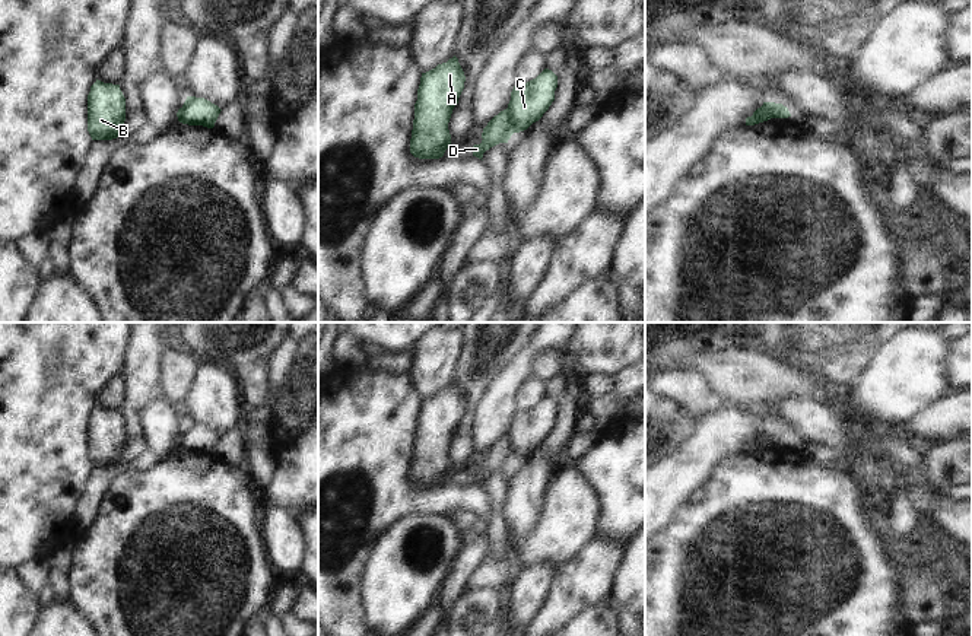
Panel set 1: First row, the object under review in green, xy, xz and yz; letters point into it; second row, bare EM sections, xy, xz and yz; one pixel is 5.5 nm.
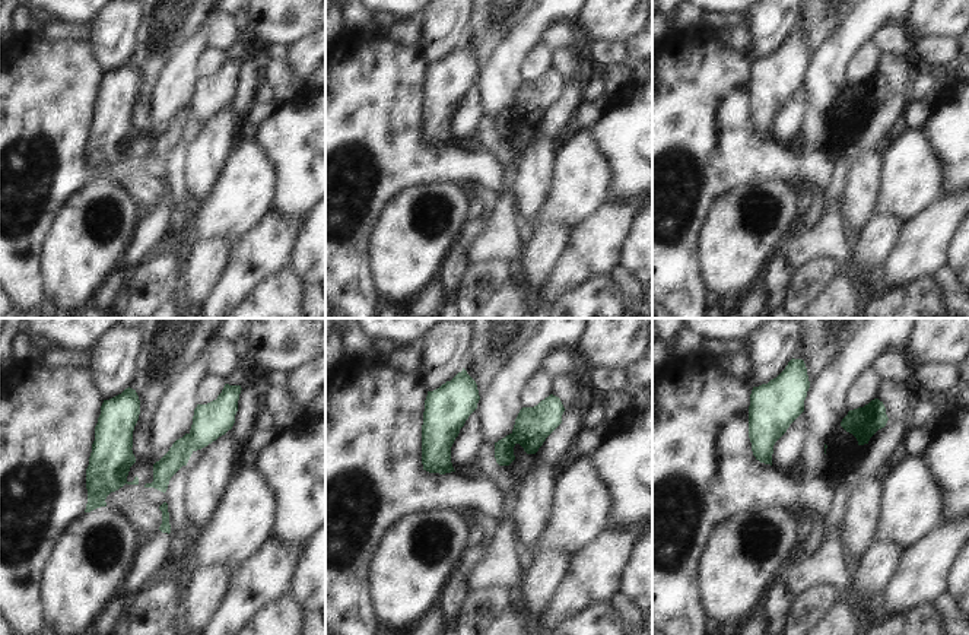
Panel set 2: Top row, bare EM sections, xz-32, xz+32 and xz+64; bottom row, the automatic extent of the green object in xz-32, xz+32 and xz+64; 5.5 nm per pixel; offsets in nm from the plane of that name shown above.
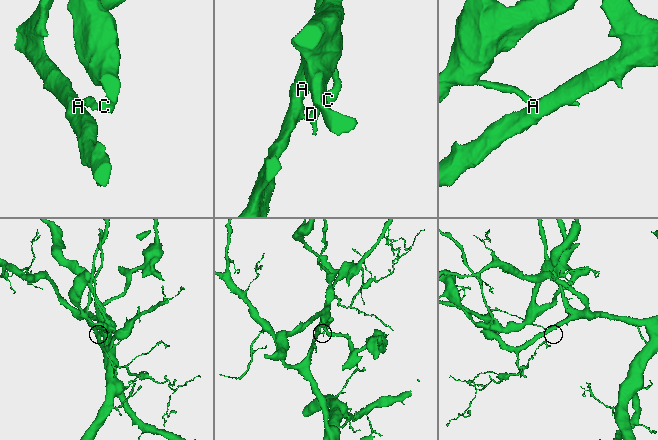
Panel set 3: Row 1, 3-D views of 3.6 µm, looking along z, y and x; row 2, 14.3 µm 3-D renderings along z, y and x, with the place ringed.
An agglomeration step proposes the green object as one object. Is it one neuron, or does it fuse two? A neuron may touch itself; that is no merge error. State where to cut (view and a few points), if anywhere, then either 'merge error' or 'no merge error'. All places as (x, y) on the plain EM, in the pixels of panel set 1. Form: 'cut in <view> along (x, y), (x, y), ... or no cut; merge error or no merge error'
cut in xz along (507, 435), (510, 452), (514, 458); merge error

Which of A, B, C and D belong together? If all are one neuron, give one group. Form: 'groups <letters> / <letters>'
groups A B D / C

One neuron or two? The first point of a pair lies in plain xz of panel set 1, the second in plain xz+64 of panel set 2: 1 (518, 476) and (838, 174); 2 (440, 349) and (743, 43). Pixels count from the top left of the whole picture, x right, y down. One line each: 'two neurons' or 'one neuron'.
1: two neurons
2: two neurons

